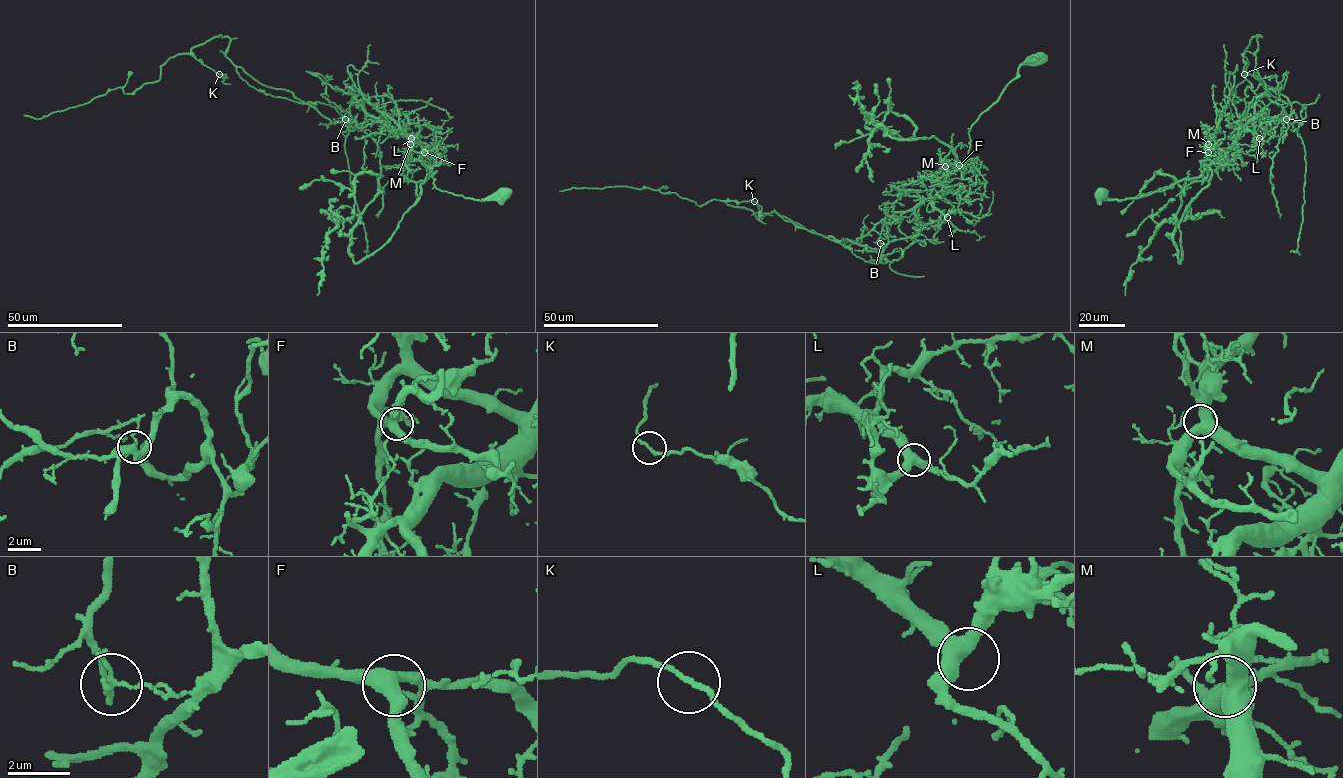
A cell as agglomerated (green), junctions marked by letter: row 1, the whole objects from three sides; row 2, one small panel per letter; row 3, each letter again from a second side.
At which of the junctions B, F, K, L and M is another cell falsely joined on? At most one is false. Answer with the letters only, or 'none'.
B

